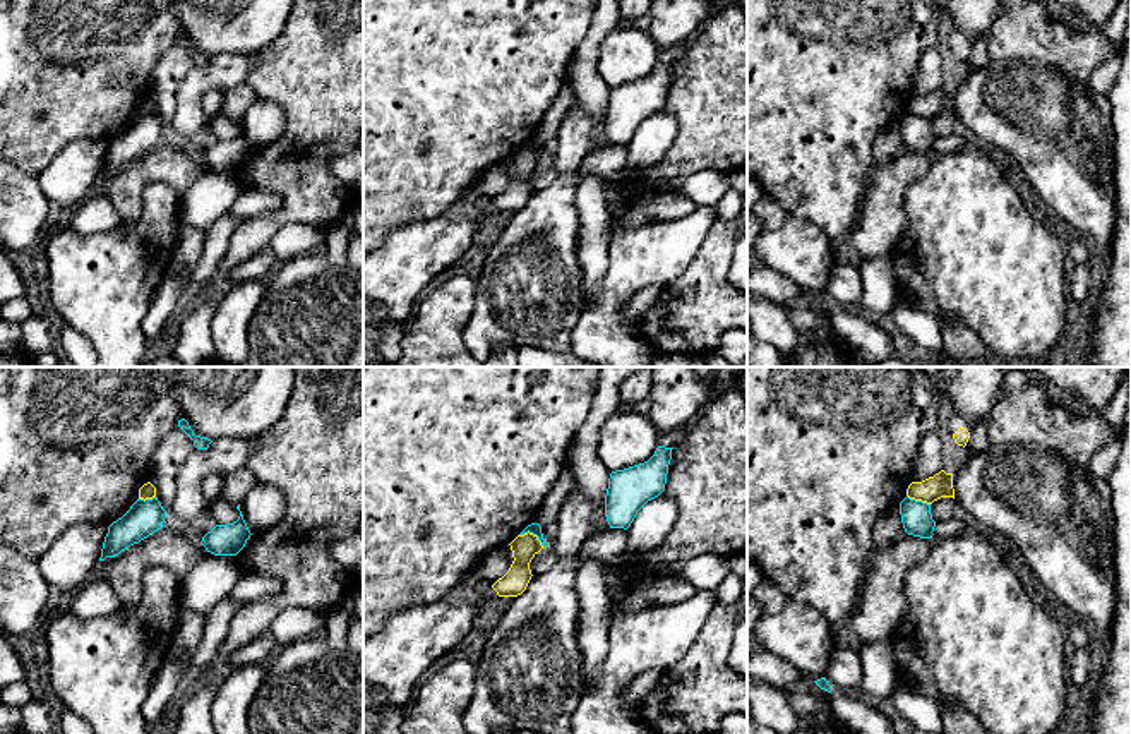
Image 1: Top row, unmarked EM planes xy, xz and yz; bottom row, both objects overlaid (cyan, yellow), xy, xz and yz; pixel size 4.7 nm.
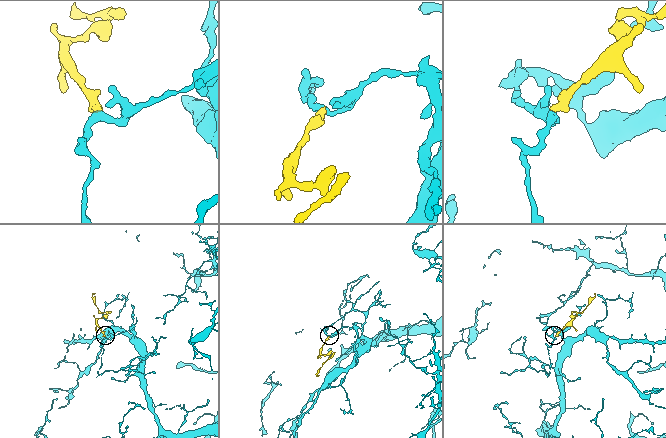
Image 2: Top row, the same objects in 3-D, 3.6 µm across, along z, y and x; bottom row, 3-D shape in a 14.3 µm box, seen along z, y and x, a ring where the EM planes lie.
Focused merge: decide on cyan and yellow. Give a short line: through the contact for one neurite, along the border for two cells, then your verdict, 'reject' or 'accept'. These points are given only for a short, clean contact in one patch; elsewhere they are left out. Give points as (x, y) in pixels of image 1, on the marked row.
line xz (520, 534), (532, 532), (544, 547); reject

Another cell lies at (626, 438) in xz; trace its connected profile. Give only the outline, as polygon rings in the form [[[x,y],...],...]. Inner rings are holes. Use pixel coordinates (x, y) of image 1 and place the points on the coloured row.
[[[617,410],[598,430],[598,458],[610,472],[644,463],[658,448],[658,434],[646,415]]]

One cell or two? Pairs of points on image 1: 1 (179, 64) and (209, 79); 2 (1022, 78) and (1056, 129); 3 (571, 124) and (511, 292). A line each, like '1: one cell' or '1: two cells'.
1: two cells
2: one cell
3: one cell

